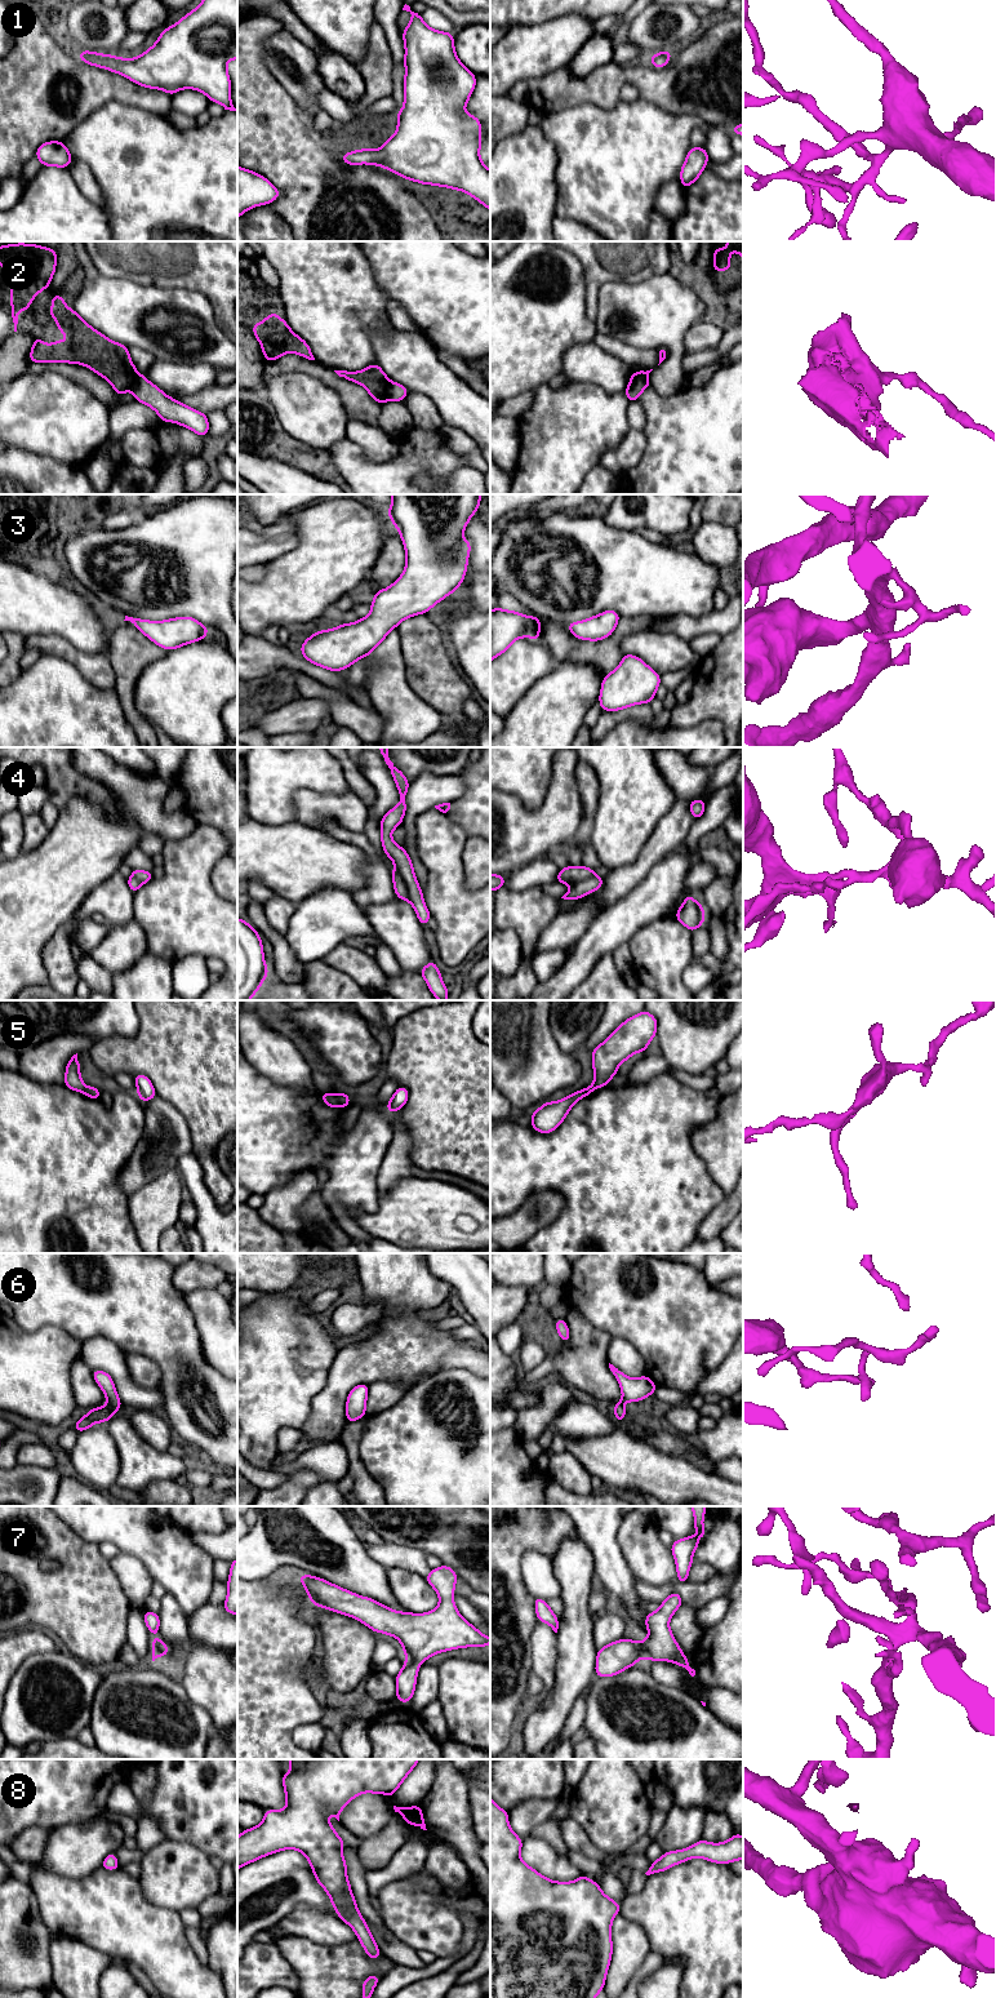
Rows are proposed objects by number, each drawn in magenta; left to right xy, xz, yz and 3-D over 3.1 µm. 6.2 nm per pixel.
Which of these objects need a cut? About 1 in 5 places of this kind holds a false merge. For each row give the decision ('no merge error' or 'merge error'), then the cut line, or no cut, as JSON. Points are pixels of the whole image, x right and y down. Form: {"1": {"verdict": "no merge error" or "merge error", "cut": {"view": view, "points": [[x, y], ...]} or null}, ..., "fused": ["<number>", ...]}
{"1": {"verdict": "no merge error", "cut": null}, "2": {"verdict": "merge error", "cut": {"view": "yz", "points": [[648, 376], [637, 374], [628, 383]]}}, "3": {"verdict": "no merge error", "cut": null}, "4": {"verdict": "no merge error", "cut": null}, "5": {"verdict": "merge error", "cut": {"view": "xz", "points": [[334, 1095], [338, 1105]]}}, "6": {"verdict": "no merge error", "cut": null}, "7": {"verdict": "no merge error", "cut": null}, "8": {"verdict": "no merge error", "cut": null}, "fused": ["2", "5"]}

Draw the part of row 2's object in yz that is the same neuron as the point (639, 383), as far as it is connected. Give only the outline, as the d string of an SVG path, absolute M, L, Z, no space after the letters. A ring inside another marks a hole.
M637 374L626 387L624 394L631 401L637 401L641 392L650 386L650 379L646 376Z

